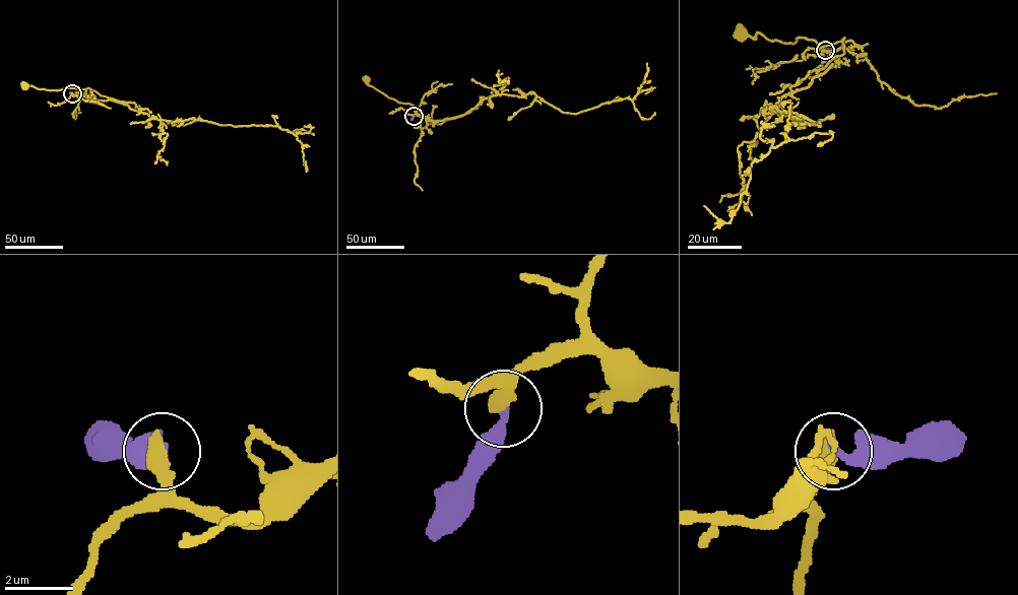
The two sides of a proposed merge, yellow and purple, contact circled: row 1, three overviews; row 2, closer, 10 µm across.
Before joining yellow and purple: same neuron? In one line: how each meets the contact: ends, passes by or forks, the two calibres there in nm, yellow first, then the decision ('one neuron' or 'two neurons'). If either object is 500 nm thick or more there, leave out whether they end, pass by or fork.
calibres 550 and 320 nm; two neurons

